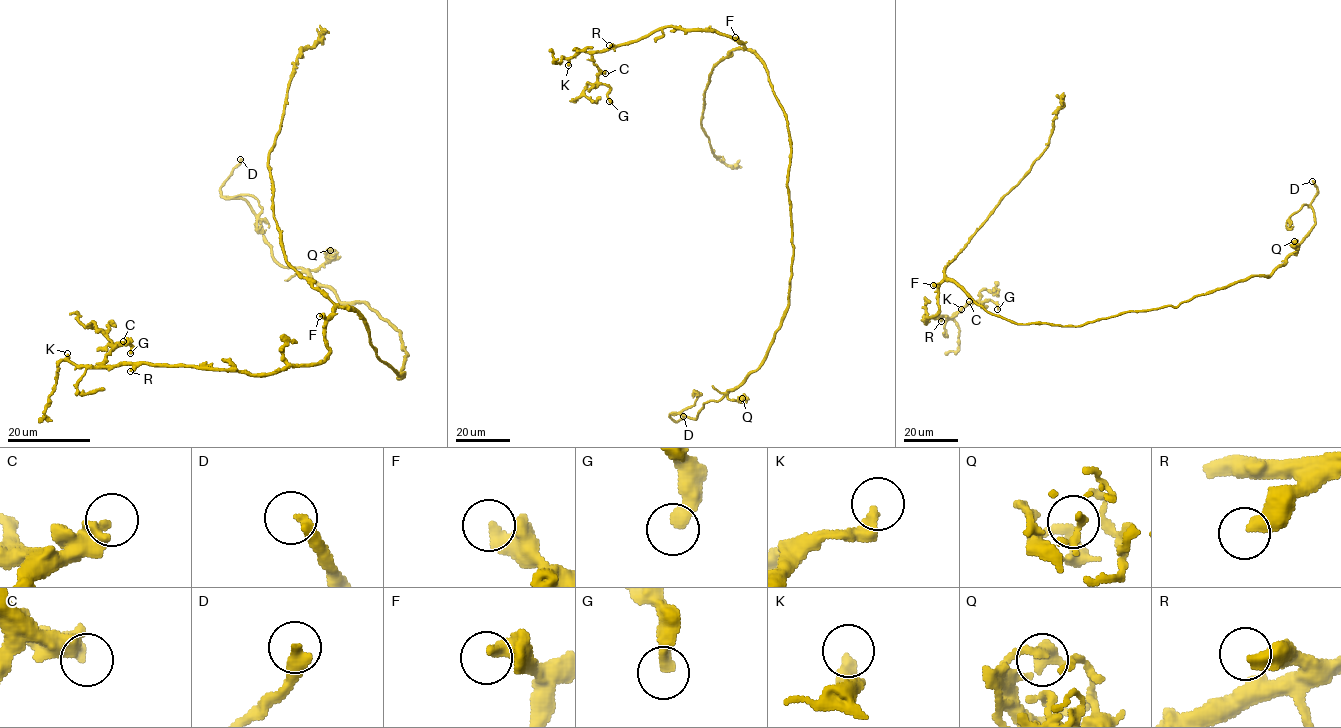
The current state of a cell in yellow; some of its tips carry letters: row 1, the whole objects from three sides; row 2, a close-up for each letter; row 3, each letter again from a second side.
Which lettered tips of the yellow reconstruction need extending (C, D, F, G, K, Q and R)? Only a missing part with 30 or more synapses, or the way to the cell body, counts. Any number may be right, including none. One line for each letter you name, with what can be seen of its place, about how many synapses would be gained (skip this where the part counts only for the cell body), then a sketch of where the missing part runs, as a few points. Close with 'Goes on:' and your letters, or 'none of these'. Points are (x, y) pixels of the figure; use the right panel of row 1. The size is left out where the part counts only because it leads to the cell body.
D: at (1312, 181); missing branch runs (1312, 181), (1299, 169), (1286, 166), (1275, 168)
K: at (961, 309); about 70 synapses; missing branch runs (961, 309), (974, 301), (982, 302), (996, 289), (1003, 292)
Goes on: D, K

